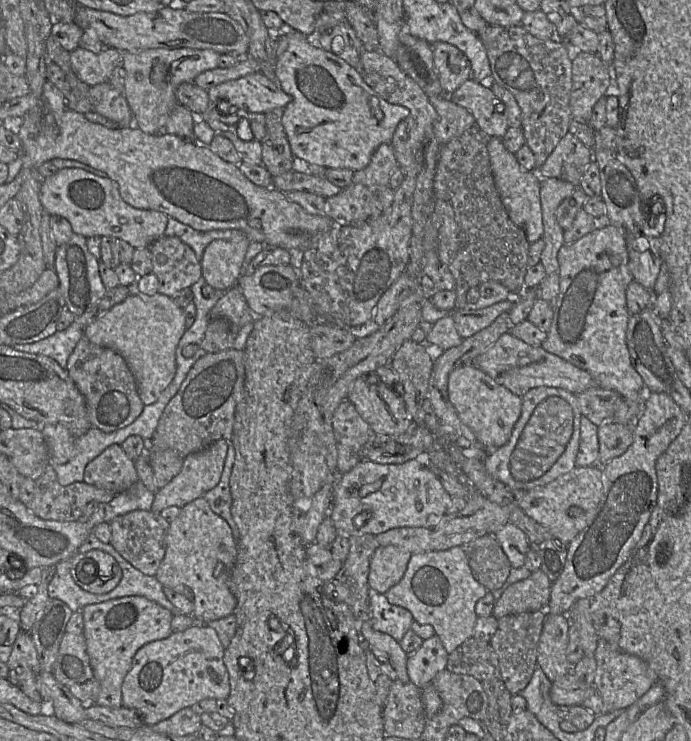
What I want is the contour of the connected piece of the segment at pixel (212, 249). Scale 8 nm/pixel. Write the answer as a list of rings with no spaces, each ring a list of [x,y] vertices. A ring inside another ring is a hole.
[[[245,236],[238,242],[217,239],[204,250],[200,260],[202,277],[215,290],[228,290],[235,286],[250,240]]]

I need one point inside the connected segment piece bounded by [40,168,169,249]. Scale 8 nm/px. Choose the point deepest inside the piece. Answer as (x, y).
(92, 204)

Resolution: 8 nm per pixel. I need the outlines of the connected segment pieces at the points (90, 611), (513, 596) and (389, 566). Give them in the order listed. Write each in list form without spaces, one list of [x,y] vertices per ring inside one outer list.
[[[124,596],[90,604],[85,606],[81,612],[87,653],[100,683],[100,693],[96,704],[110,708],[123,707],[122,686],[131,668],[133,657],[145,644],[165,639],[171,635],[173,614],[142,596]]]
[[[538,569],[528,578],[510,585],[495,602],[493,615],[504,616],[545,610],[551,592],[552,582]]]
[[[378,546],[374,551],[368,574],[370,591],[385,594],[400,582],[412,554],[398,546]]]

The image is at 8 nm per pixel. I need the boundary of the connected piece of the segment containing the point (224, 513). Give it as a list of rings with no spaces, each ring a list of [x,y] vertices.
[[[229,442],[227,456],[224,463],[220,482],[216,487],[208,491],[204,497],[210,505],[212,511],[226,520],[231,527],[232,533],[236,539],[239,539],[239,530],[231,514],[232,496],[230,491],[230,476],[235,461],[235,449]]]

